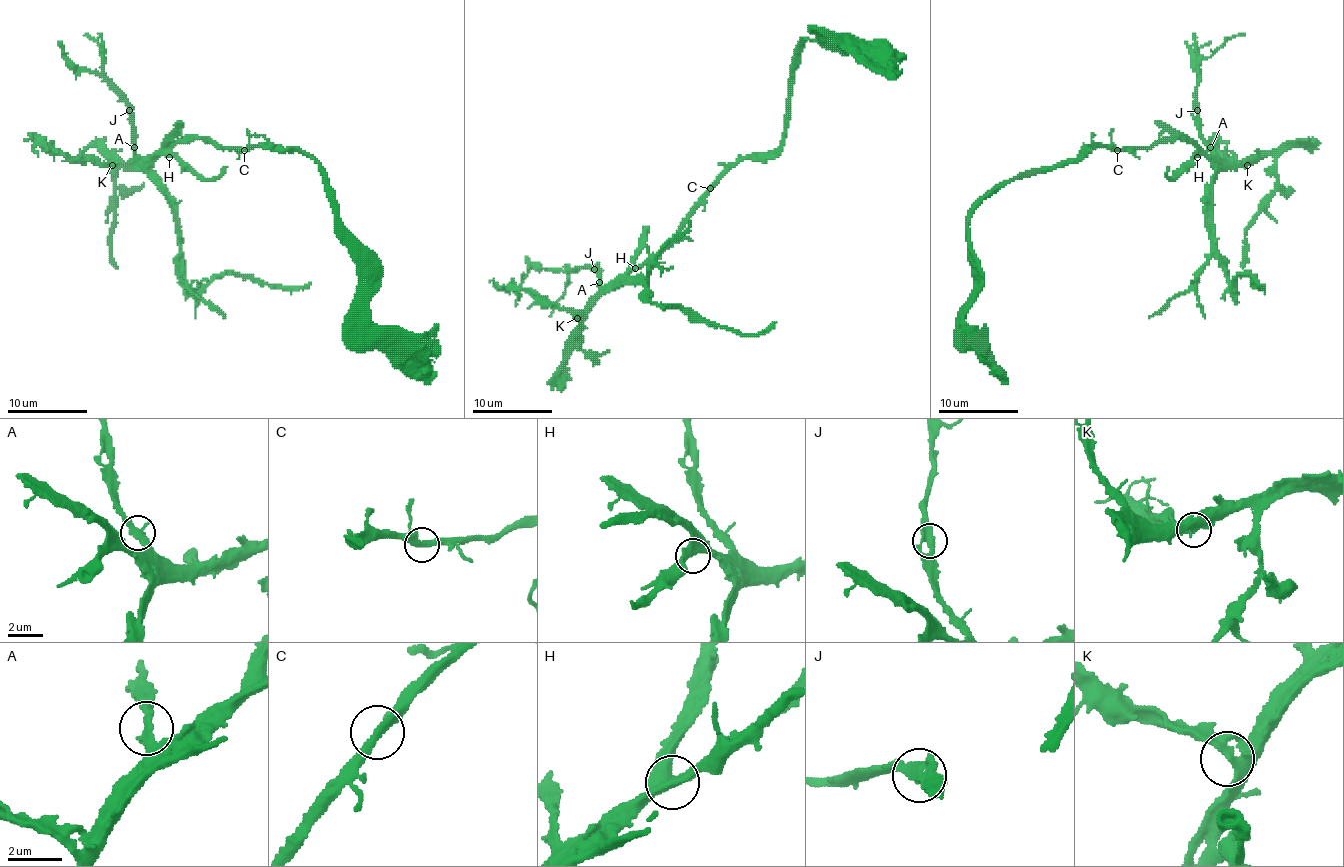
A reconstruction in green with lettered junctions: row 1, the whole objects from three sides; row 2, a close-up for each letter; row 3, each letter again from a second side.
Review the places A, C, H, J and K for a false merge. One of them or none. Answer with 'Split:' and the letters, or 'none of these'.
Split: none of these

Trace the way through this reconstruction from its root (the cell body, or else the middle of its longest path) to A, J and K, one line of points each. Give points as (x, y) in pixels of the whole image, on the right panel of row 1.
A: (1115, 149), (1149, 149), (1171, 139), (1189, 139), (1205, 155), (1213, 157), (1211, 147)
J: (1115, 149), (1149, 149), (1171, 139), (1189, 139), (1205, 155), (1213, 157), (1213, 149), (1201, 133), (1197, 111)
K: (1115, 149), (1149, 149), (1171, 139), (1191, 139), (1207, 155), (1223, 163), (1247, 165)

